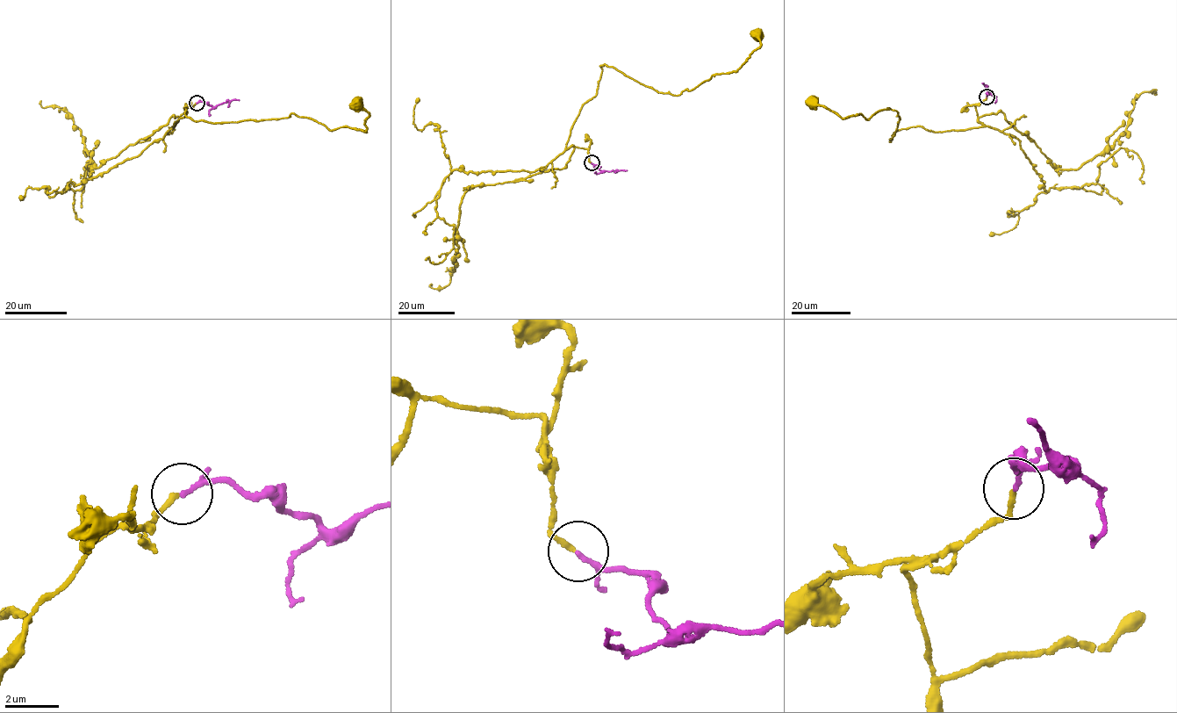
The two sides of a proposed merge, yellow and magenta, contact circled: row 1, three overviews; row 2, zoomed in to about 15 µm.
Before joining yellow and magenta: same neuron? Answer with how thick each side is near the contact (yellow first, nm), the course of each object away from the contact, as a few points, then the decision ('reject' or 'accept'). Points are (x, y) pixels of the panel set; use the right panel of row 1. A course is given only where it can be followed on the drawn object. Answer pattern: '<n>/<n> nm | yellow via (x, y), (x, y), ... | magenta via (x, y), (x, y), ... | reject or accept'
180/130 nm | yellow via (986, 96), (975, 105), (982, 126), (920, 126), (894, 132), (890, 141), (896, 111), (843, 118), (813, 102) | magenta via (986, 96), (986, 93), (992, 94), (982, 83) | accept

